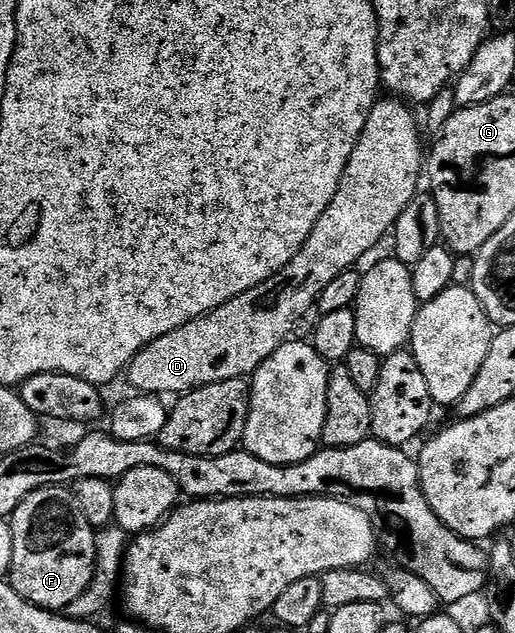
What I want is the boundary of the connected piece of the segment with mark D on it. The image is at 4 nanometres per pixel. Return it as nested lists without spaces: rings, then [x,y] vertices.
[[[379,99],[375,101],[372,111],[368,115],[368,123],[364,127],[364,131],[360,135],[360,139],[356,143],[356,147],[352,151],[352,155],[348,159],[348,167],[344,167],[344,175],[340,179],[340,187],[336,191],[336,195],[332,195],[332,203],[328,203],[328,207],[324,211],[324,215],[320,215],[320,219],[312,227],[312,231],[308,235],[308,239],[300,247],[300,251],[290,260],[281,271],[276,275],[272,275],[264,283],[260,283],[256,287],[252,287],[248,291],[244,291],[240,295],[233,297],[228,303],[224,303],[220,307],[213,309],[211,313],[205,313],[202,317],[192,319],[188,323],[184,323],[184,327],[180,327],[176,331],[172,331],[168,335],[164,335],[160,339],[156,339],[151,345],[146,345],[142,348],[141,353],[137,353],[132,360],[130,360],[130,368],[128,370],[128,378],[130,377],[131,390],[137,391],[139,394],[155,394],[165,395],[164,393],[174,393],[173,395],[181,395],[183,393],[190,393],[194,389],[199,389],[205,385],[212,383],[220,383],[228,379],[236,379],[241,377],[243,379],[249,378],[254,370],[261,367],[265,361],[275,353],[281,345],[291,336],[290,333],[294,329],[294,324],[305,315],[309,309],[315,308],[320,291],[324,291],[324,287],[328,287],[328,283],[332,283],[332,279],[336,279],[336,275],[340,275],[344,271],[354,269],[357,266],[357,261],[365,255],[369,249],[374,249],[382,241],[382,236],[389,234],[394,228],[394,224],[400,219],[400,215],[405,209],[410,206],[410,202],[415,200],[418,189],[418,177],[423,176],[424,173],[424,149],[422,153],[422,141],[418,138],[418,125],[414,122],[414,113],[409,104],[401,99]]]

